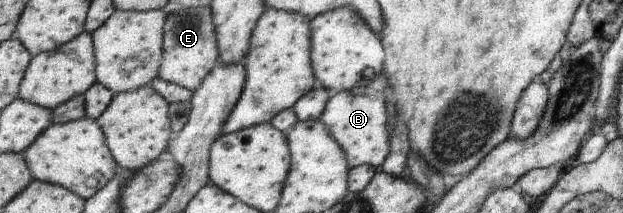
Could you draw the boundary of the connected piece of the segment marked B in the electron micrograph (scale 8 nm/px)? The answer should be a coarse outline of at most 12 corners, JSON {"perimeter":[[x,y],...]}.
{"perimeter":[[337,92],[320,121],[362,193],[390,157],[384,95]]}

